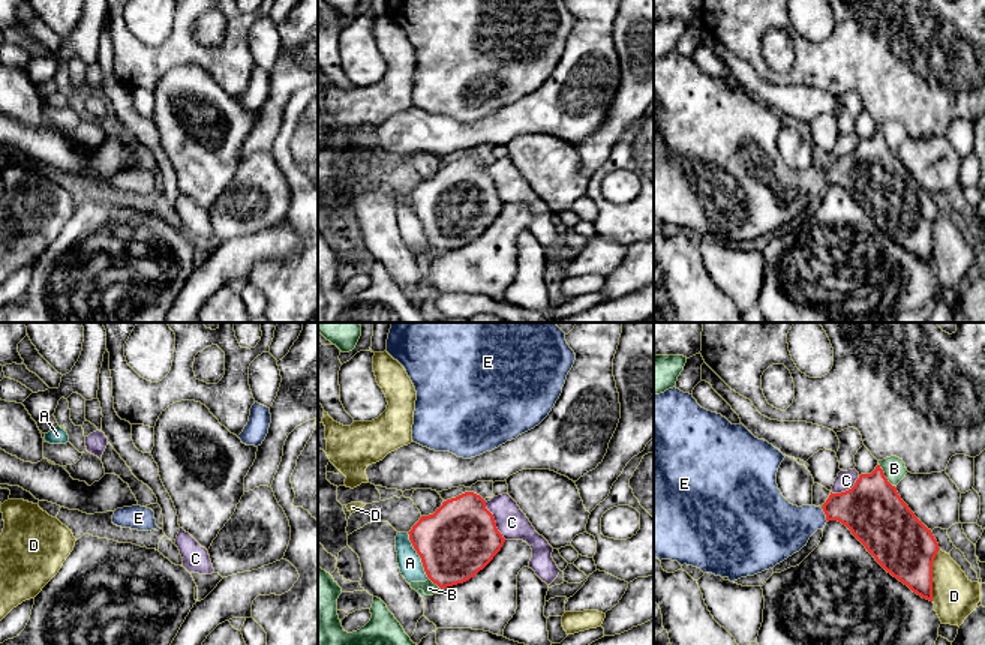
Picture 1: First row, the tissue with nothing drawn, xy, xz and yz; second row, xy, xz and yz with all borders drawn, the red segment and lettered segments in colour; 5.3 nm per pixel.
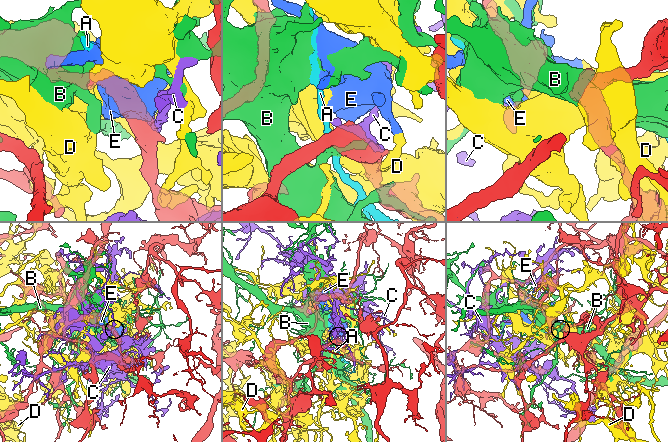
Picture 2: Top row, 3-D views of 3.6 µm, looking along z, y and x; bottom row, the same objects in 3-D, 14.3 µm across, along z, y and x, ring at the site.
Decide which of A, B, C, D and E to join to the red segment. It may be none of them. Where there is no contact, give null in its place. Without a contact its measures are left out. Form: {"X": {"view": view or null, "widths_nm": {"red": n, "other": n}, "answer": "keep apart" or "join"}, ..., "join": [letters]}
{"A": {"view": "xz", "widths_nm": {"red": 400, "other": 130}, "answer": "keep apart"}, "B": {"view": "yz", "widths_nm": {"red": 320, "other": 120}, "answer": "keep apart"}, "C": {"view": "xz", "widths_nm": {"red": 400, "other": 170}, "answer": "keep apart"}, "D": {"view": "yz", "widths_nm": {"red": 320, "other": 240}, "answer": "keep apart"}, "E": {"view": "yz", "widths_nm": {"red": 320, "other": 280}, "answer": "join"}, "join": ["E"]}

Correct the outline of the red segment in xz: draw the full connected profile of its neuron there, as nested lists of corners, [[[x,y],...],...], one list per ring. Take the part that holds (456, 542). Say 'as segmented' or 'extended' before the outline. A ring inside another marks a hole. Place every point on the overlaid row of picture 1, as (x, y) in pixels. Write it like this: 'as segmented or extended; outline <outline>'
as segmented; outline [[[474,492],[444,501],[408,534],[427,578],[439,588],[474,578],[505,542],[486,501]]]

